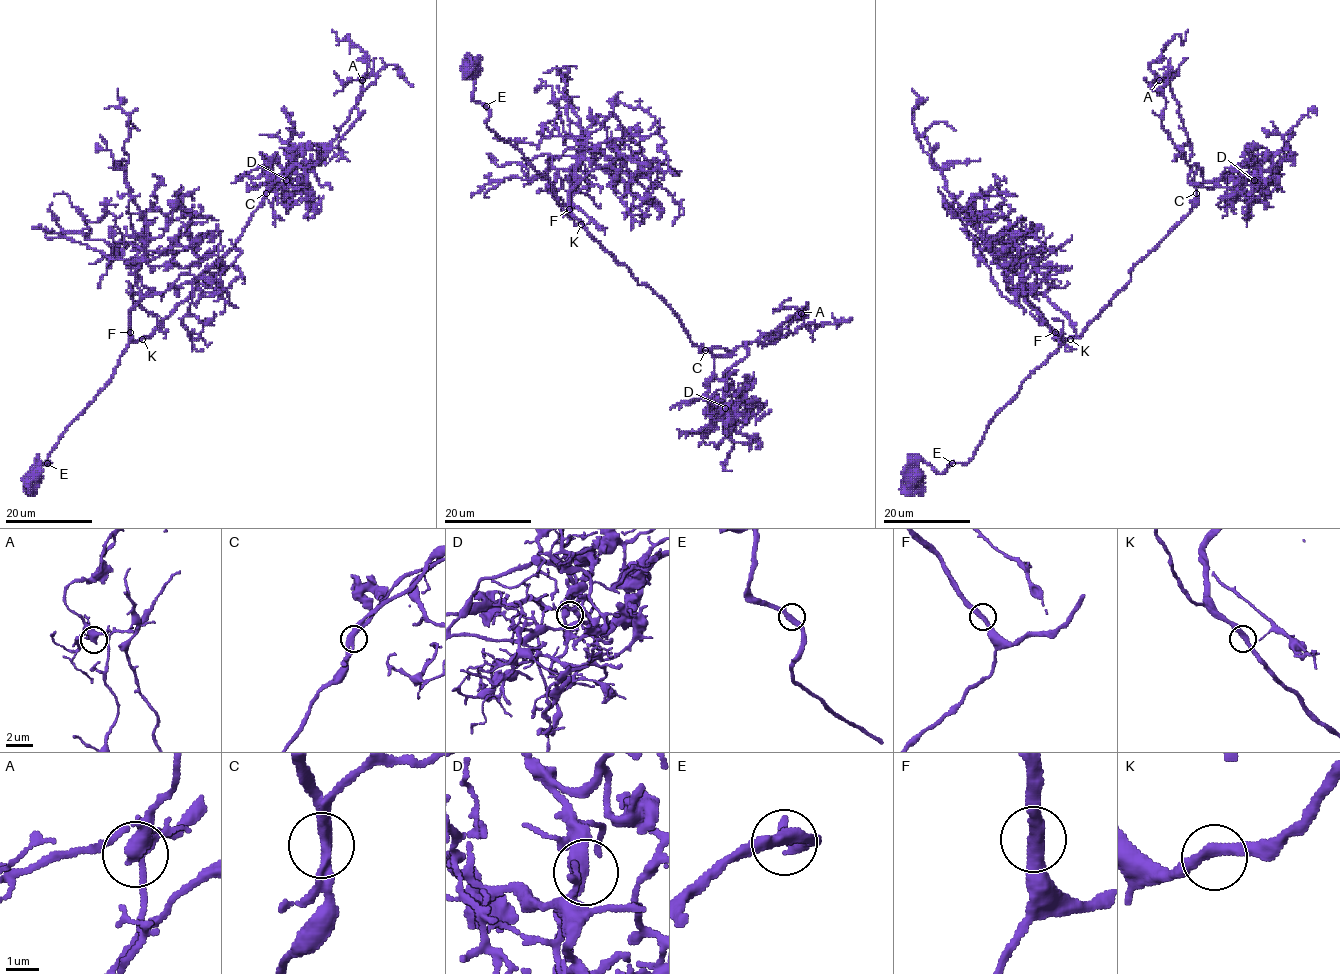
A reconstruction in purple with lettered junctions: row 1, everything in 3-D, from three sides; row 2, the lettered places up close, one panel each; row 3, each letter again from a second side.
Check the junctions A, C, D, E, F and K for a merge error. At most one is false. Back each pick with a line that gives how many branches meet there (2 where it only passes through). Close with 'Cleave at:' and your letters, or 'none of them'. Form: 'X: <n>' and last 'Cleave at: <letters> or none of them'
Cleave at: none of them

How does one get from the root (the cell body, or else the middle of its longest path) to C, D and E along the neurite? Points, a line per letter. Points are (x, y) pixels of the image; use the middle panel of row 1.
C: (469, 69), (473, 98), (489, 111), (486, 125), (549, 179), (560, 206), (638, 285), (648, 285), (705, 350)
D: (469, 69), (486, 125), (549, 179), (560, 206), (711, 353), (708, 412), (725, 408)
E: (469, 69), (469, 65), (474, 70), (473, 98), (486, 106)

